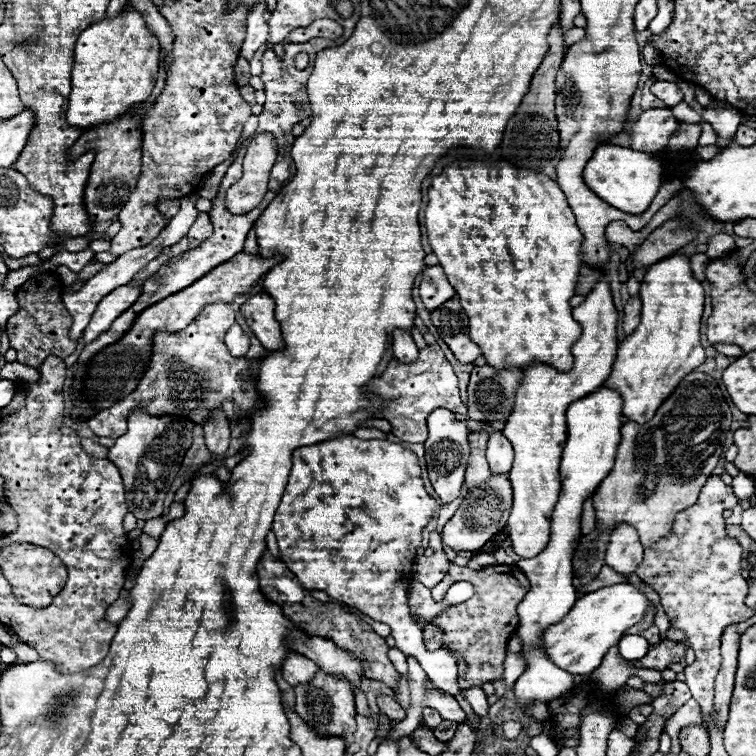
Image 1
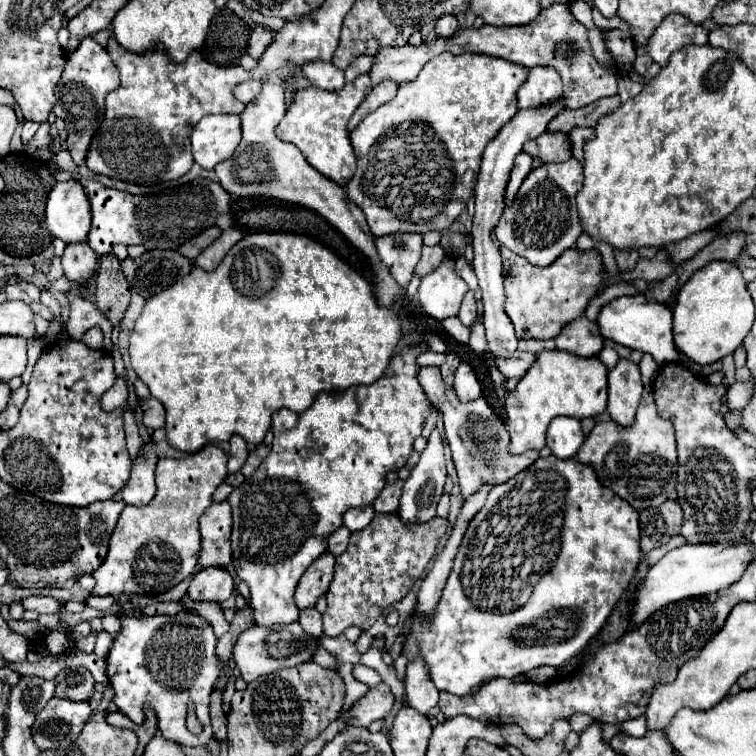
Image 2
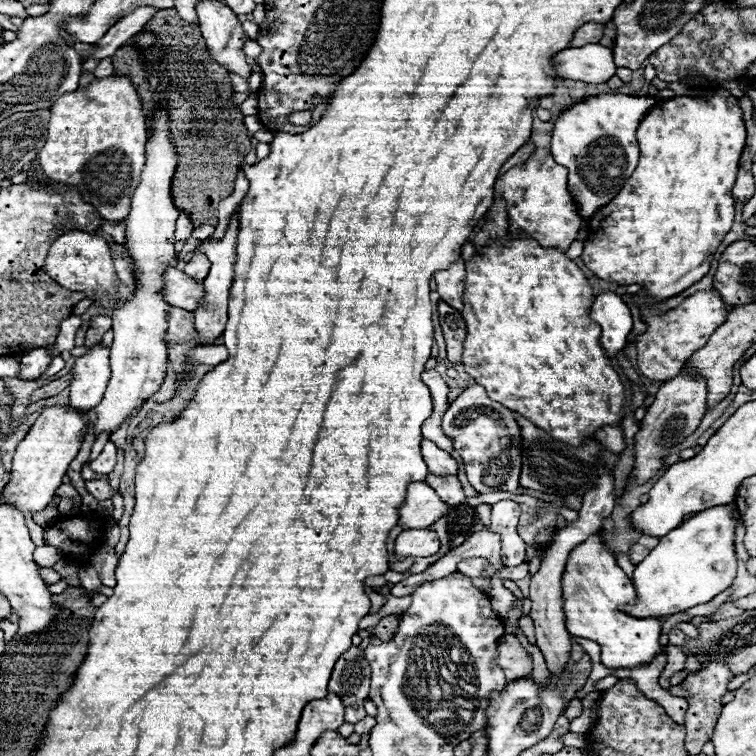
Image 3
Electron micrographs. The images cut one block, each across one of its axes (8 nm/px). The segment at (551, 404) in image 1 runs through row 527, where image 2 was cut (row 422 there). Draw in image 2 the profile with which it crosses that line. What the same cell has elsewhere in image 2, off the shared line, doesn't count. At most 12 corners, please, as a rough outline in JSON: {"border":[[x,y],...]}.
{"border":[[540,352],[506,396],[510,450],[606,410],[606,366]]}

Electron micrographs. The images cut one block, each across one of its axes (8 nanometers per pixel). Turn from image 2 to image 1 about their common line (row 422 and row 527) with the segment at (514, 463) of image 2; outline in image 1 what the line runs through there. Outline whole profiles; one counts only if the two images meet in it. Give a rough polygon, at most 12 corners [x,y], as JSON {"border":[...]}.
{"border":[[508,474],[472,488],[442,530],[456,552],[480,550],[508,524]]}

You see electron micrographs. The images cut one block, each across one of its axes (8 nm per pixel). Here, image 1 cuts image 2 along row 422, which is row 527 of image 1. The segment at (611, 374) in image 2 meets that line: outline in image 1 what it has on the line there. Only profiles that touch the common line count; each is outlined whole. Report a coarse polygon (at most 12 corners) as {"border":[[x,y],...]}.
{"border":[[618,524],[610,534],[606,564],[630,576],[642,564],[636,530]]}

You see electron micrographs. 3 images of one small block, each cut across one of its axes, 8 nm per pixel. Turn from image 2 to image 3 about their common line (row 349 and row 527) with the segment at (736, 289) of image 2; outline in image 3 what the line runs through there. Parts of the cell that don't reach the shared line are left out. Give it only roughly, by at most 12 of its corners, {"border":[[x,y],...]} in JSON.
{"border":[[734,504],[662,536],[636,566],[638,604],[660,618],[736,578]]}

